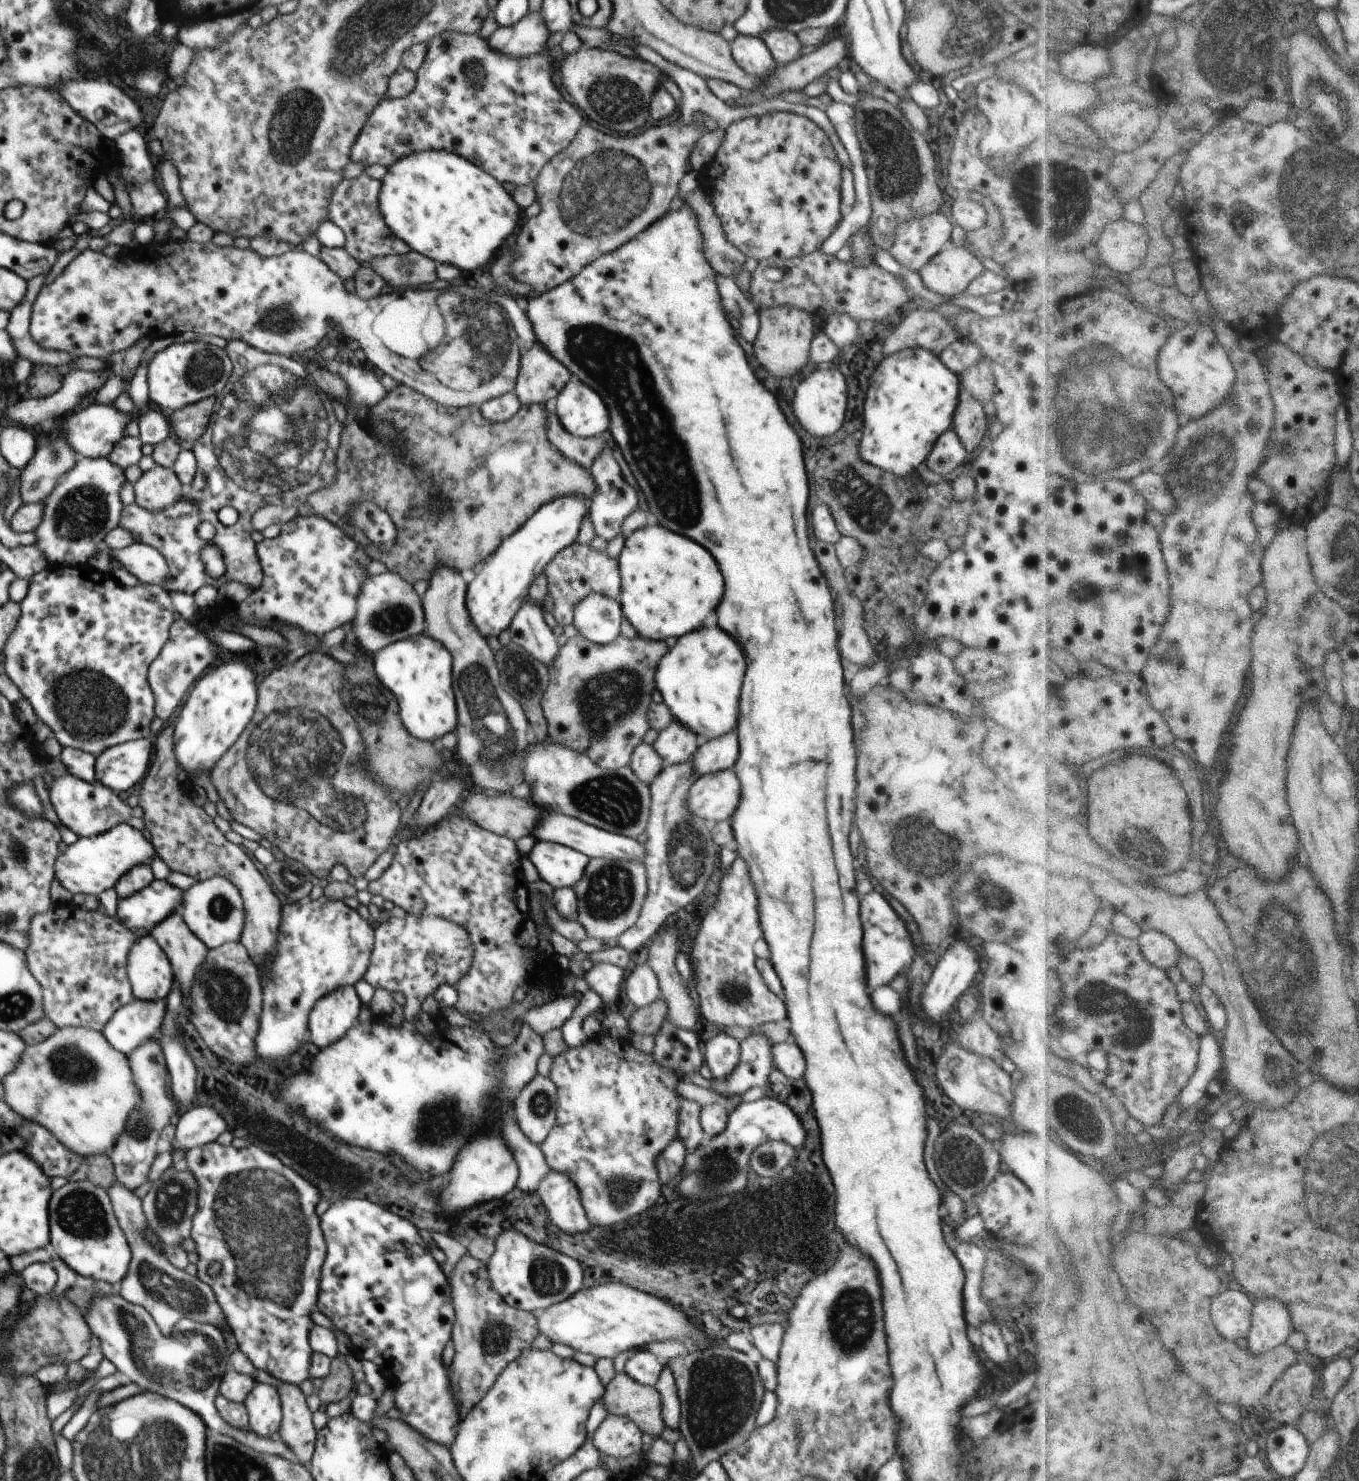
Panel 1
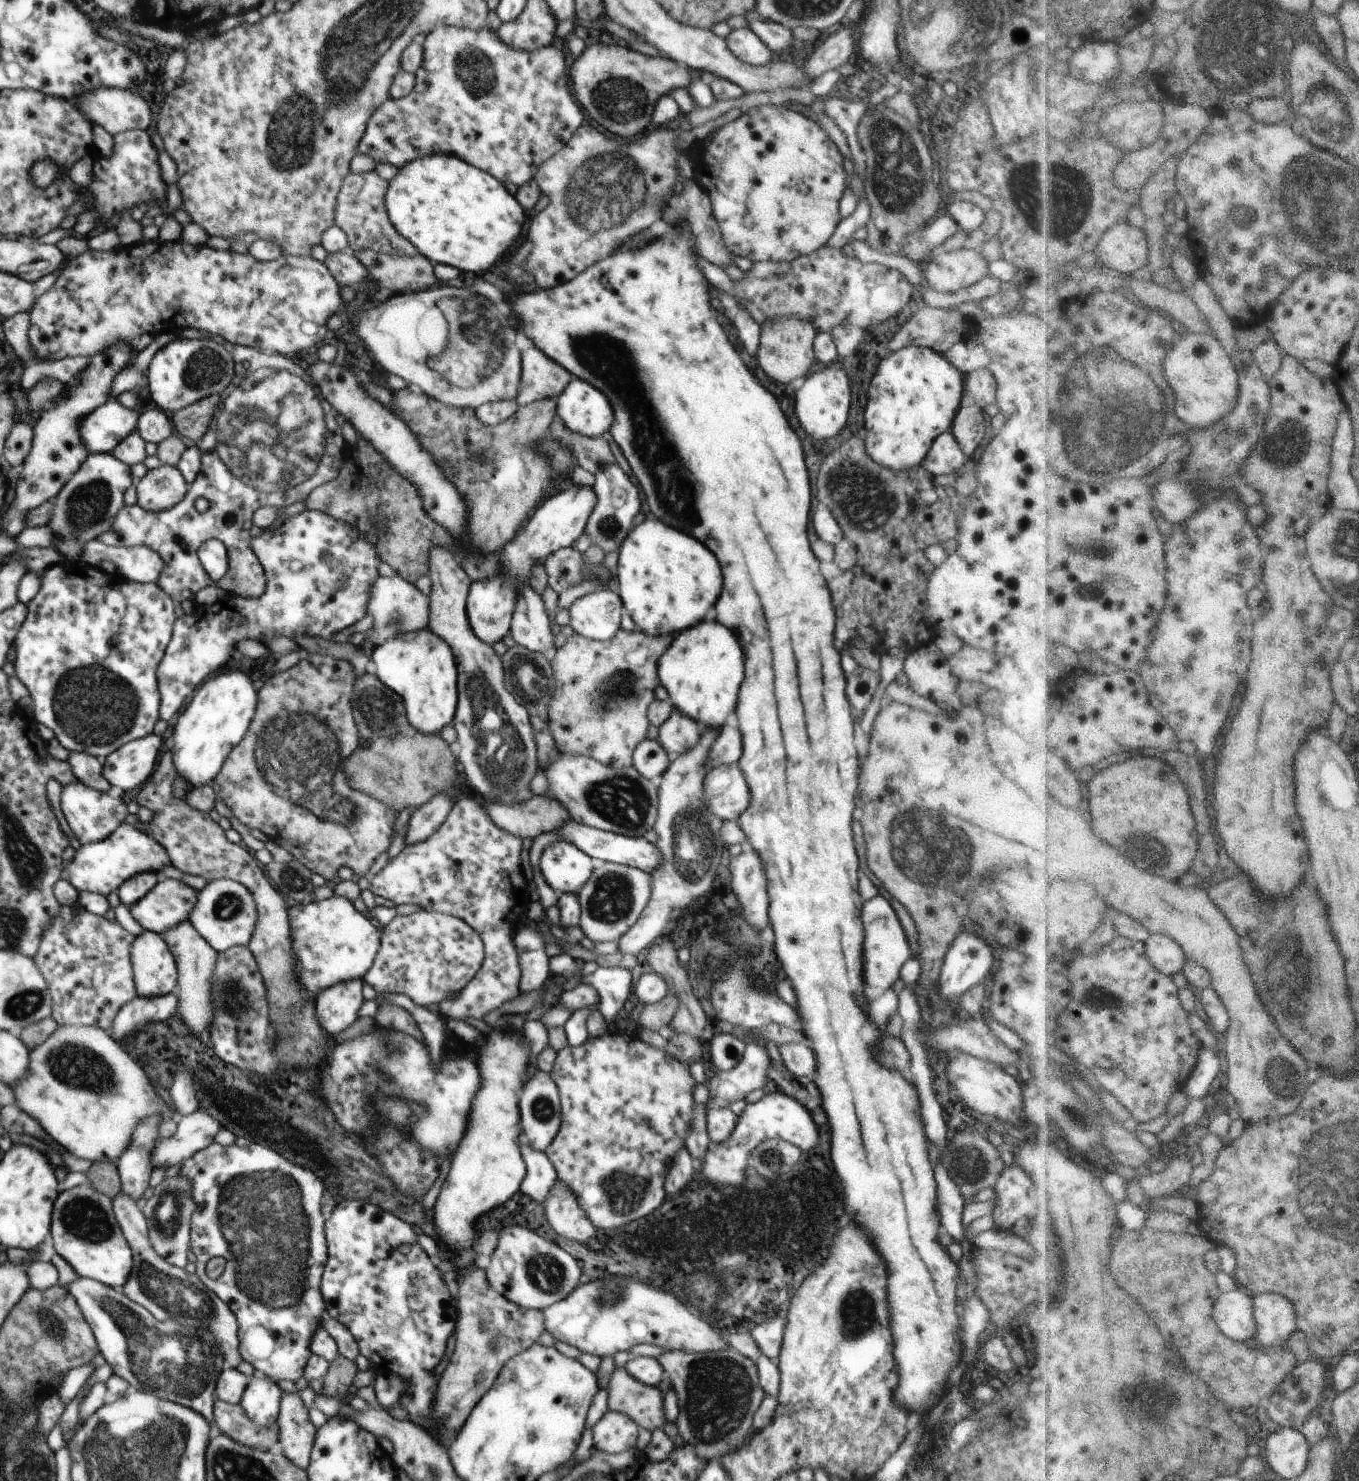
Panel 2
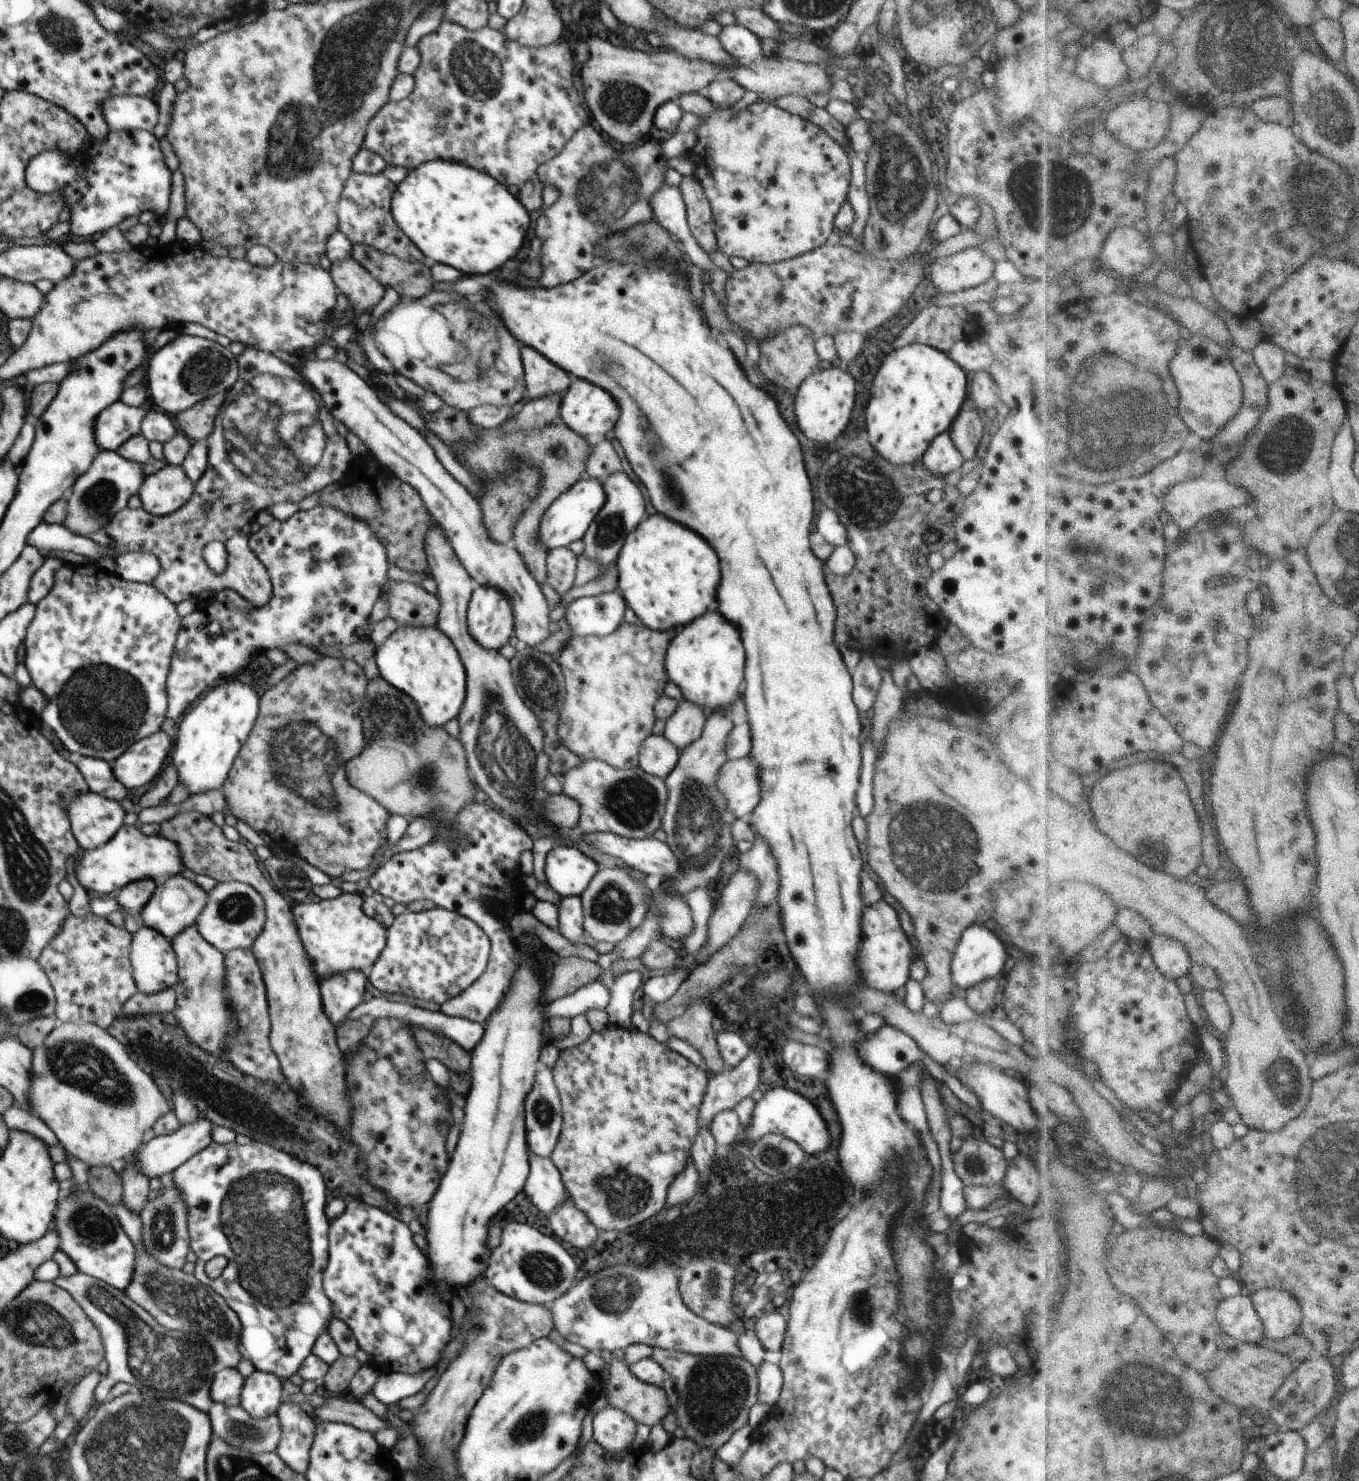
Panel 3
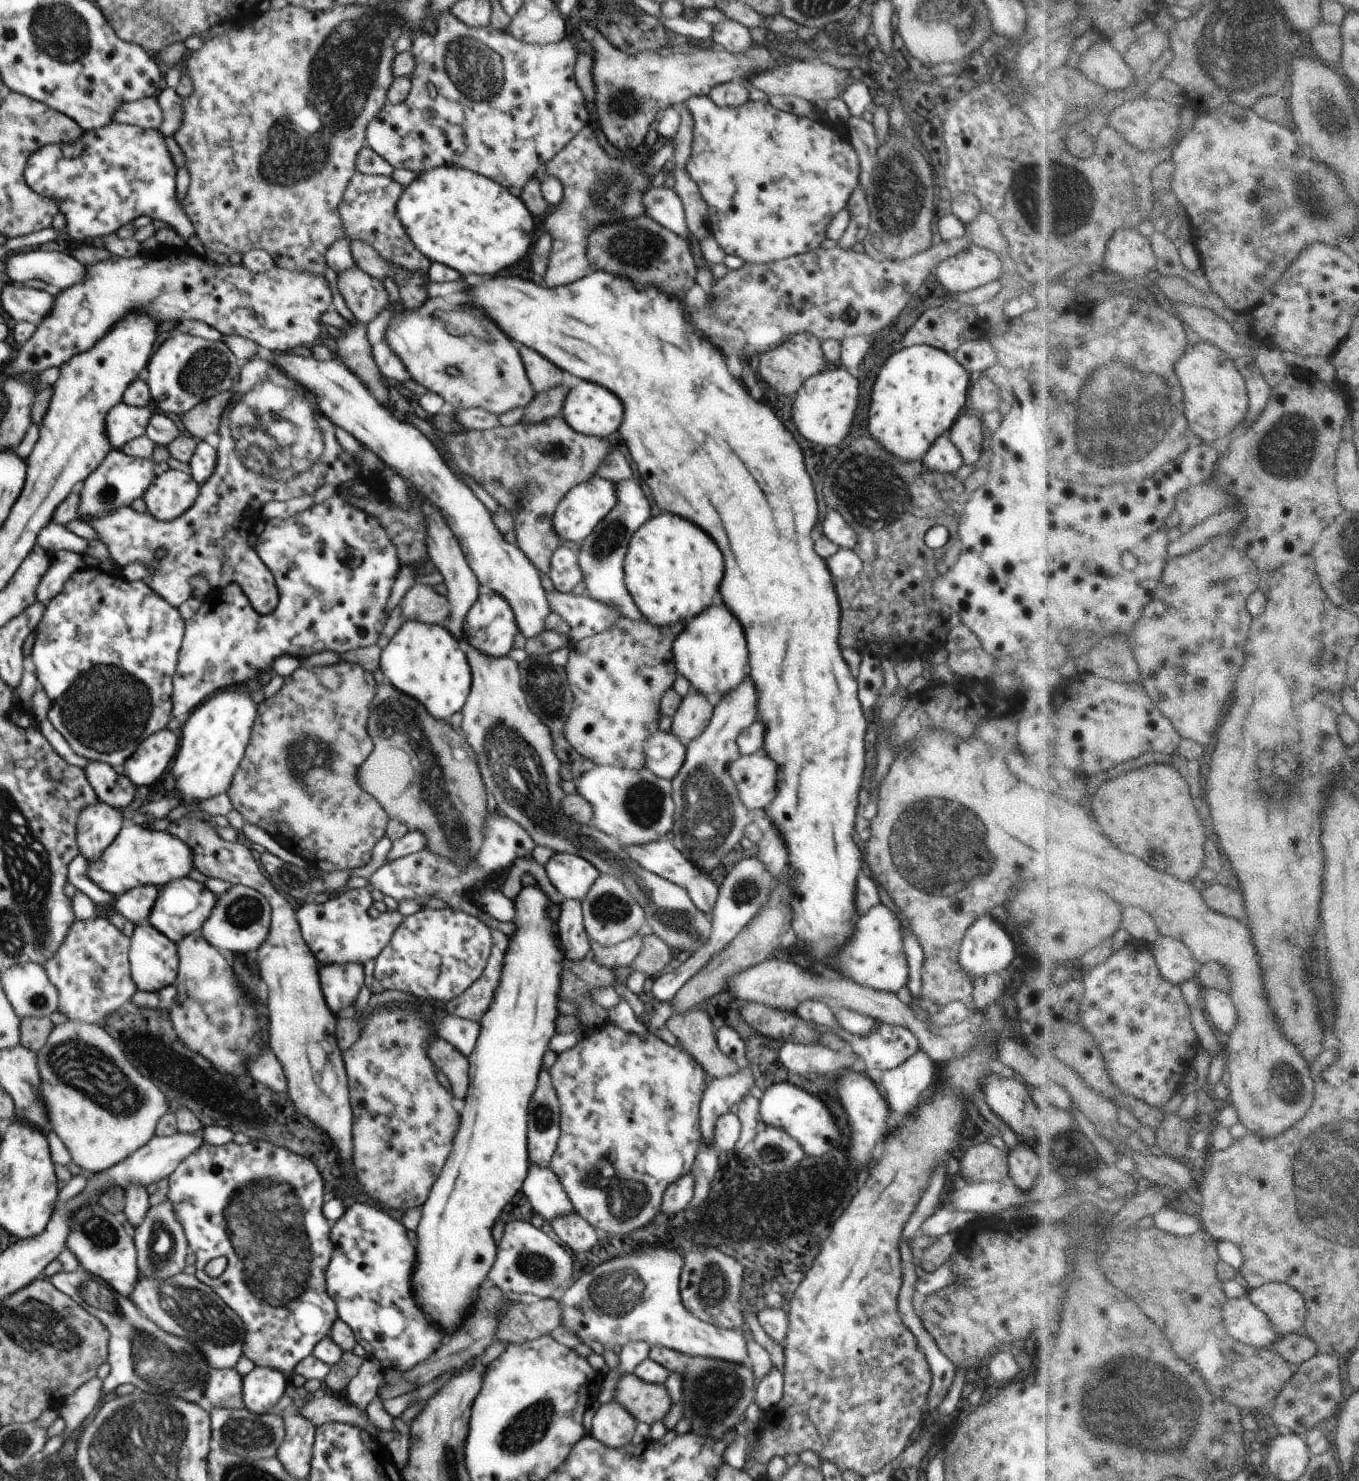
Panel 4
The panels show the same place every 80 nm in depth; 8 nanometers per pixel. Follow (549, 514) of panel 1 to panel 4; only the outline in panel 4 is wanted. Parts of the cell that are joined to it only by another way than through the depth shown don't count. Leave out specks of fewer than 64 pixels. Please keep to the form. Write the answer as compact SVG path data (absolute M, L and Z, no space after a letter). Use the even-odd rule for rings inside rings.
M598 475L572 487L556 507L552 522L559 537L580 544L617 503L617 484ZM481 592L476 602L470 607L468 614L465 616L465 625L463 626L464 638L477 648L482 654L489 657L500 658L506 657L512 650L514 636L519 631L517 622L508 601L494 592Z

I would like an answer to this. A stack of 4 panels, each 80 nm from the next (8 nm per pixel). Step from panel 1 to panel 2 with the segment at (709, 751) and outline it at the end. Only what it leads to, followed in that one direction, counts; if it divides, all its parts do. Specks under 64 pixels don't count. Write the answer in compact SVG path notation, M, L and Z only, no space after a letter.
M724 725L716 742L713 742L709 761L713 768L738 763L743 753L742 733L739 728Z

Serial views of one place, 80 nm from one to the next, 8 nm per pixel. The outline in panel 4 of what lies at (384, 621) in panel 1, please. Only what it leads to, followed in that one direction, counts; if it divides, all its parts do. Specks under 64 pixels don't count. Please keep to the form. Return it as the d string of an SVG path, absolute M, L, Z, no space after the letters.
M416 583L400 604L407 620L446 627L451 617L447 596L440 595L433 586Z

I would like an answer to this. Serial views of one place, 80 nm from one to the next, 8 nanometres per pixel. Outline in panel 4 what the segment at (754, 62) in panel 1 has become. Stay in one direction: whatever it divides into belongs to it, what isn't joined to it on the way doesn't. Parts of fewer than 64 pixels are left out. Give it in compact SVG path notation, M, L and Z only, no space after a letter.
M725 18L713 24L710 37L716 47L724 48L731 53L745 53L754 45L749 29L735 20Z

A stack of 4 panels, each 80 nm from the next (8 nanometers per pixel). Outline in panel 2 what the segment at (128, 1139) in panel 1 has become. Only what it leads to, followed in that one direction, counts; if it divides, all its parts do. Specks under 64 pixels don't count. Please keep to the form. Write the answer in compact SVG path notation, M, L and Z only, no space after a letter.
M148 1117L135 1128L131 1145L115 1162L121 1180L121 1192L133 1201L143 1202L142 1194L148 1190L151 1165L151 1152L155 1140L160 1138L158 1132L160 1119L164 1117Z

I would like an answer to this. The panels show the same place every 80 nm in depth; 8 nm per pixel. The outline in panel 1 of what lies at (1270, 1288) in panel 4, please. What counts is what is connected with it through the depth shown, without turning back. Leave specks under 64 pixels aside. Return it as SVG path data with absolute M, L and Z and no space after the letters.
M1279 1298L1257 1299L1253 1314L1253 1329L1248 1338L1252 1354L1261 1357L1280 1345L1286 1344L1296 1329L1293 1317L1290 1307Z

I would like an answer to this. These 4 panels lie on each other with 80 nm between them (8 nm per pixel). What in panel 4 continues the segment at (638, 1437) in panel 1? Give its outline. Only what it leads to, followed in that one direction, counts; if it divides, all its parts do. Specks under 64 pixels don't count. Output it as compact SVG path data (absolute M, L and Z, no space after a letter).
M612 1400L596 1410L588 1434L607 1447L619 1449L631 1442L637 1423L618 1401Z

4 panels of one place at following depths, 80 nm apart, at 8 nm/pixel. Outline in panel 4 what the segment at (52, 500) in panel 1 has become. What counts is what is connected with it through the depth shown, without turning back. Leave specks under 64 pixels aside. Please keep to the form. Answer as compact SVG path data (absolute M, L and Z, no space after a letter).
M112 449L100 466L79 486L81 501L78 519L87 522L95 516L108 514L122 507L130 507L135 500L142 499L148 487L155 481L156 463L156 457L134 458L122 450Z

